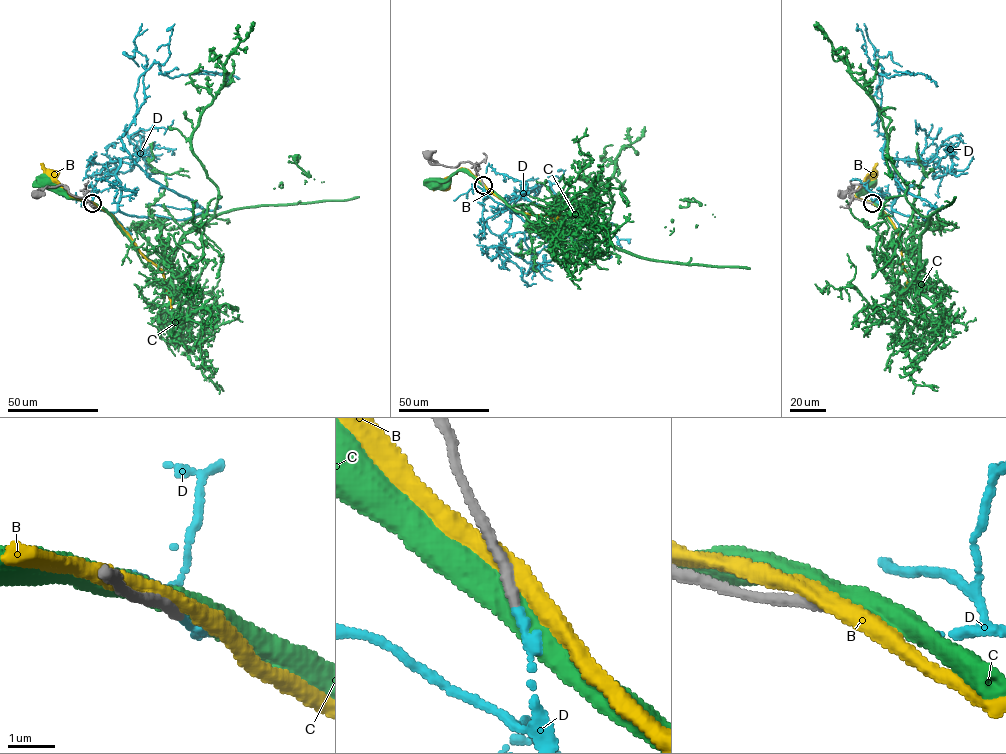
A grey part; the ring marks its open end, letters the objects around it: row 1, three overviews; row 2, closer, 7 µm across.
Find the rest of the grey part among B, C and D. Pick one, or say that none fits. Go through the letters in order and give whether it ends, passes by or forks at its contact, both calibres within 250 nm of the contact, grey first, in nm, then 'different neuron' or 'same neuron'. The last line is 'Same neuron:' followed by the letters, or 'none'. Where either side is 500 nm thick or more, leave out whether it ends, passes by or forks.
B: it passes by; 320 nm thick on the grey side, 360 nm on the other; different neuron
C: 260 nm thick on the grey side, 500 nm on the other; different neuron
D: it ends there; 240 nm thick on the grey side, 170 nm on the other; same neuron
Same neuron: D

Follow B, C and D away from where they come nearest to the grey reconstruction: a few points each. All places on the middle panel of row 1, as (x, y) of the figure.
B: (483, 183), (468, 171), (460, 168), (445, 179), (443, 185)
C: (483, 184), (462, 171), (433, 182)
D: (483, 185), (540, 233), (597, 251), (557, 215), (511, 198), (548, 181), (616, 236), (618, 251)

